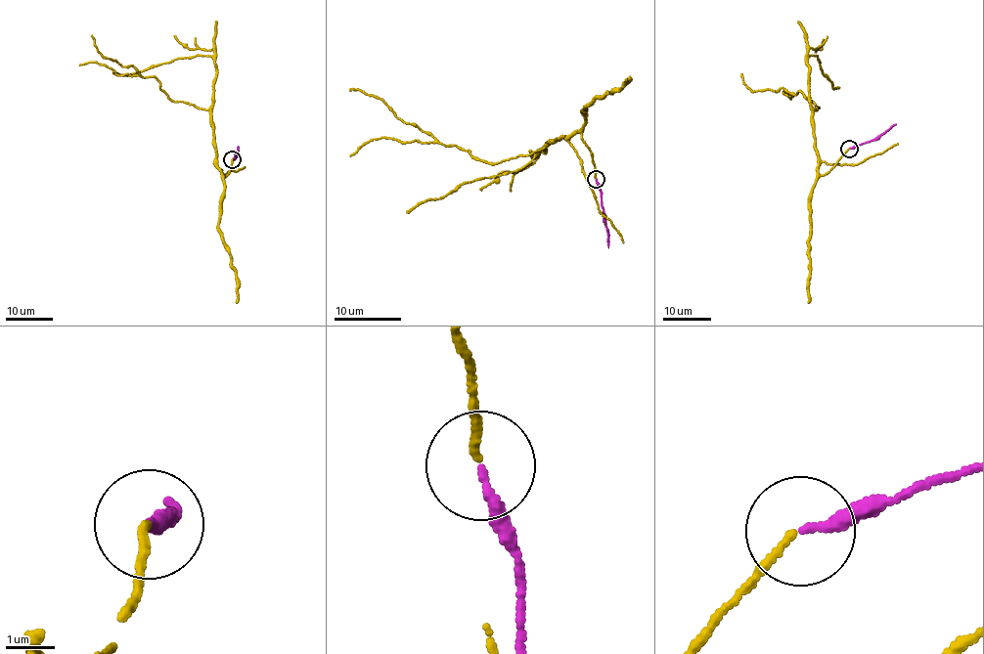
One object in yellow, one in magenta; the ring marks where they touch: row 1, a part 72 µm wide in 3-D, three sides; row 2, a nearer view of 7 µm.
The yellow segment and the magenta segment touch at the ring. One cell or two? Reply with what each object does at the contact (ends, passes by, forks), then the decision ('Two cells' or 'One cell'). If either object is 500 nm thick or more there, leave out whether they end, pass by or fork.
At the ring yellow ends. At the ring magenta ends. One cell

